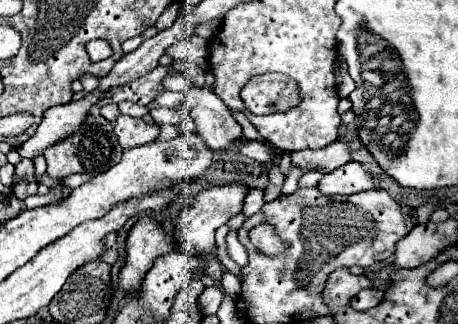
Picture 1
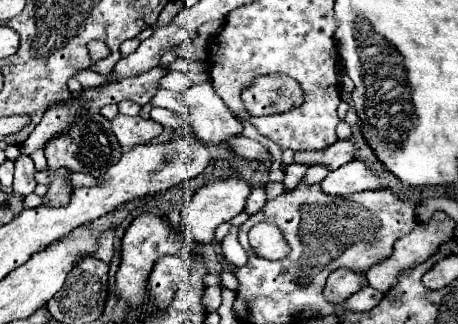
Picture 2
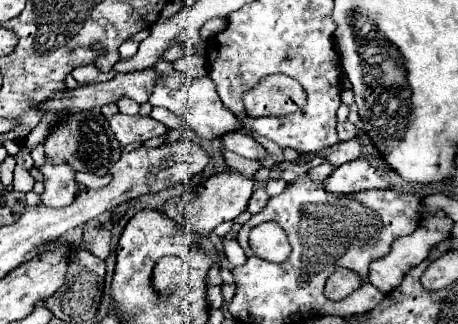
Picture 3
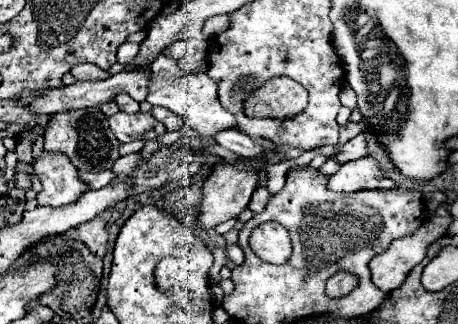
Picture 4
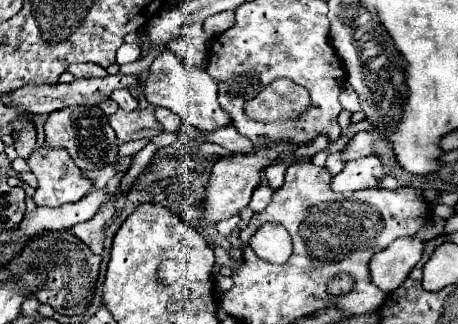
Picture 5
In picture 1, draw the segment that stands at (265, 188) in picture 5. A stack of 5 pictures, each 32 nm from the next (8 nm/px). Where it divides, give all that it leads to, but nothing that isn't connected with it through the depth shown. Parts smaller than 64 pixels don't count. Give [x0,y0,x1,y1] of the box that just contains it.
[244,188,264,216]

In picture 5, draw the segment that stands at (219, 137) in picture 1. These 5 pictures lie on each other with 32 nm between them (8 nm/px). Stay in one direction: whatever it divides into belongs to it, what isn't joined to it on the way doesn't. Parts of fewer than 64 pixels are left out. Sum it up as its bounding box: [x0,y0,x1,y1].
[144,50,230,130]

